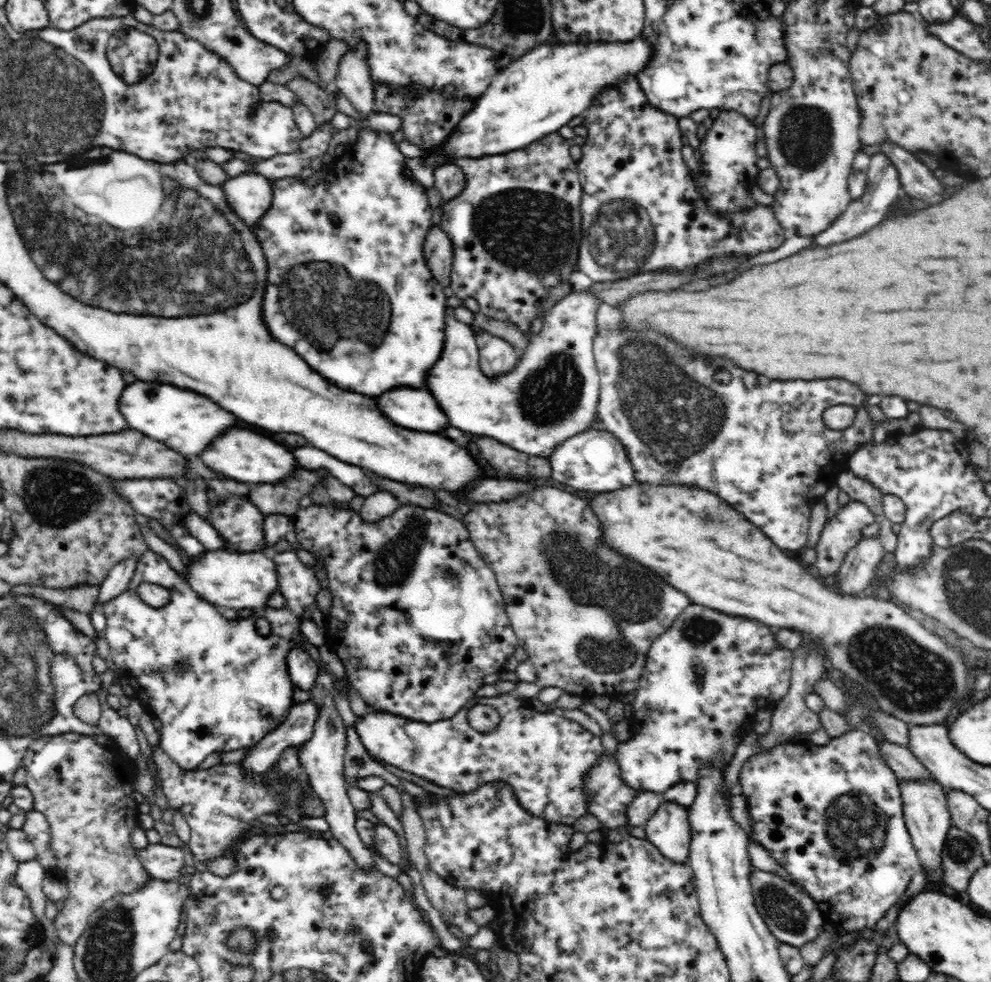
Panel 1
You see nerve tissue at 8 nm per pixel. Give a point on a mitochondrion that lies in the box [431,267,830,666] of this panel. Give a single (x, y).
(672, 435)

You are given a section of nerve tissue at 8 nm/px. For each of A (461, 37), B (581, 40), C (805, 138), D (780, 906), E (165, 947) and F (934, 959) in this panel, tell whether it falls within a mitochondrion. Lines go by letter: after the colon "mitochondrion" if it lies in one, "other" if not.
A: other
B: other
C: mitochondrion
D: mitochondrion
E: other
F: other

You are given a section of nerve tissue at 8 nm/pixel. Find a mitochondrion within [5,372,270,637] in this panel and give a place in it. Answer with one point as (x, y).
(56, 495)

